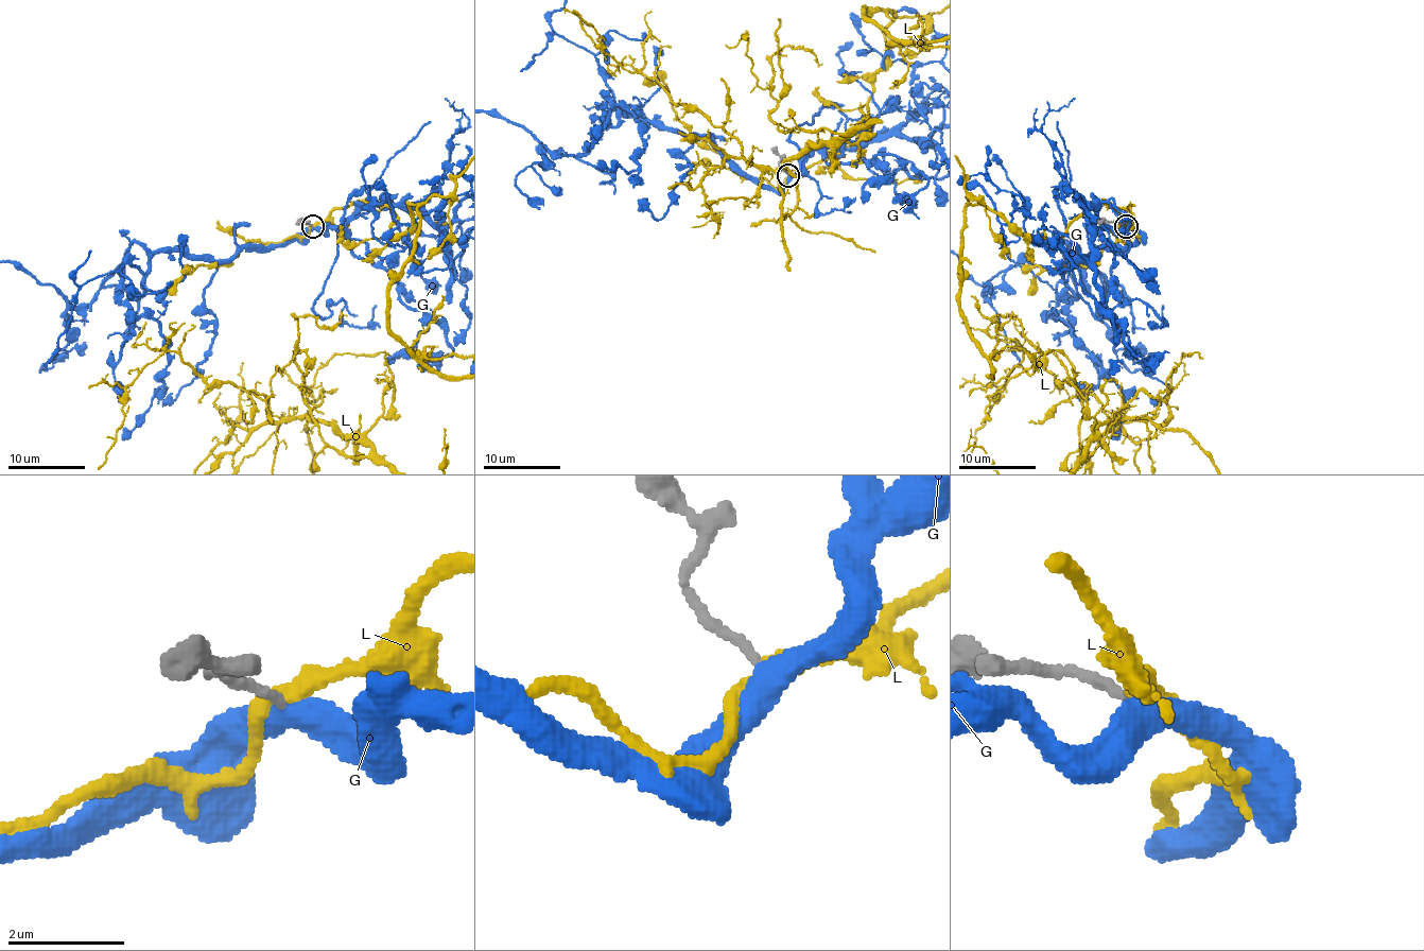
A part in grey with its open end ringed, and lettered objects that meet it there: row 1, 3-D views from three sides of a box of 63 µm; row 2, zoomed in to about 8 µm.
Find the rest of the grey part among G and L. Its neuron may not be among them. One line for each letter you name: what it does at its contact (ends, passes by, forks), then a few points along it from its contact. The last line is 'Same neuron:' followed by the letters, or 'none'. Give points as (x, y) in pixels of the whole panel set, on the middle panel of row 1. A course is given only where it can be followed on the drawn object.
G: it passes by
Same neuron: G

